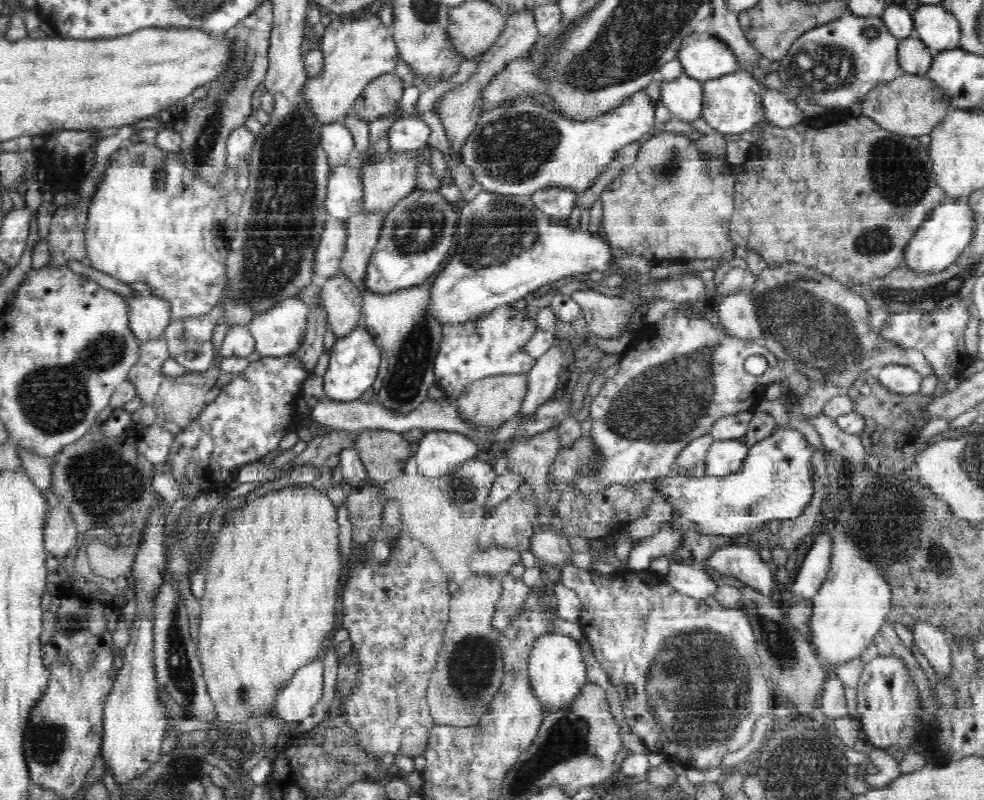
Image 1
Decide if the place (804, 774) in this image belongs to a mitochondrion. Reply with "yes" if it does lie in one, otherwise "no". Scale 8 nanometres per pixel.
yes

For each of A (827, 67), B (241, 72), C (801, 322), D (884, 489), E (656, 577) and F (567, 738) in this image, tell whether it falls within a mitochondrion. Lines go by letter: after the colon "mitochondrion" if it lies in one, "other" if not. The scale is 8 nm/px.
A: mitochondrion
B: mitochondrion
C: mitochondrion
D: mitochondrion
E: other
F: mitochondrion

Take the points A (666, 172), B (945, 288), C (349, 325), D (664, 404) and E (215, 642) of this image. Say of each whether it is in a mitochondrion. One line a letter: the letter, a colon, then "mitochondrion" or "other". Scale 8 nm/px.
A: mitochondrion
B: mitochondrion
C: other
D: mitochondrion
E: other

